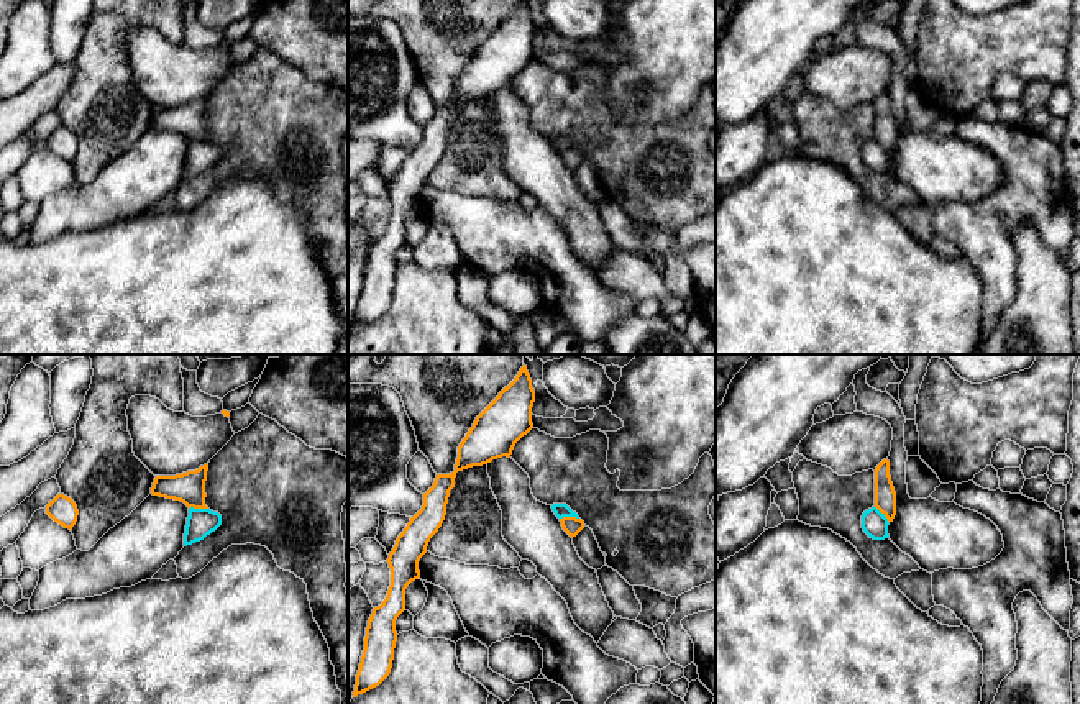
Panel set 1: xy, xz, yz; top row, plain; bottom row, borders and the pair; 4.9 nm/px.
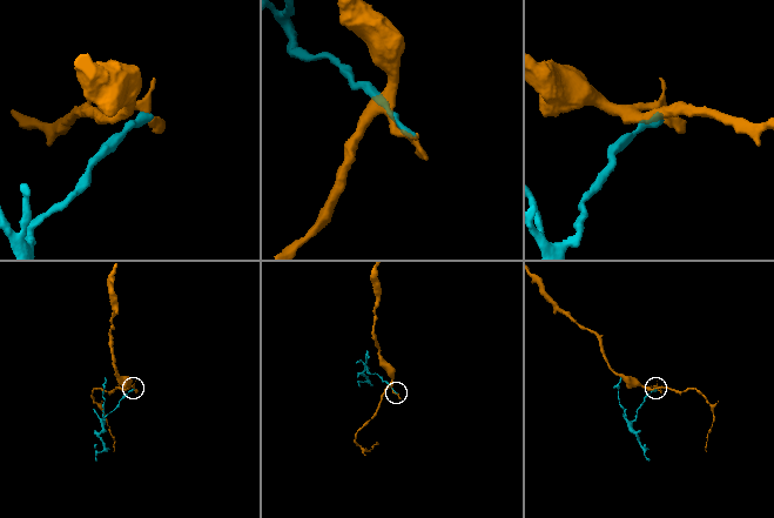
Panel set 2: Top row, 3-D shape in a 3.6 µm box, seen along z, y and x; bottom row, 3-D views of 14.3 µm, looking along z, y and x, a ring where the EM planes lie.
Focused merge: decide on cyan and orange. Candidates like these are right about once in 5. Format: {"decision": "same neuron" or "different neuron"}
{"decision": "different neuron"}

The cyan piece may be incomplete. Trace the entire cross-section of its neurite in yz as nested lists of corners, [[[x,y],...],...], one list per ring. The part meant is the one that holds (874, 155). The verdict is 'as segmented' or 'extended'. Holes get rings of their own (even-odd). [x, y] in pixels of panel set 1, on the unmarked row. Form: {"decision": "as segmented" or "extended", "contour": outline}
{"decision": "as segmented", "contour": [[[872,139],[862,148],[862,161],[873,172],[888,171],[888,151],[876,139]]]}

